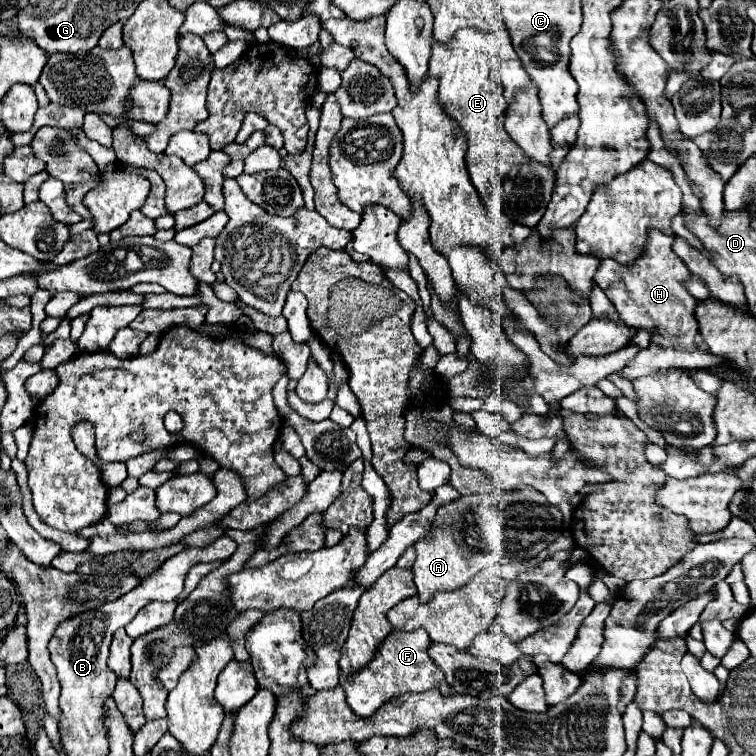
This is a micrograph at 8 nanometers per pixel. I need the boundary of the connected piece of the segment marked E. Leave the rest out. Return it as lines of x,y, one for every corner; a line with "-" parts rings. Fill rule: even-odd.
462,28
446,44
436,40
432,42
428,74
440,78
440,104
464,130
464,138
468,142
466,166
470,180
480,194
480,200
484,204
502,204
502,210
510,220
532,228
540,222
540,216
544,216
556,182
556,172
552,172
552,168
546,164
530,160
528,156
524,160
522,150
510,140
504,128
504,86
490,68
494,66
492,60
496,56
498,40
494,34
476,28

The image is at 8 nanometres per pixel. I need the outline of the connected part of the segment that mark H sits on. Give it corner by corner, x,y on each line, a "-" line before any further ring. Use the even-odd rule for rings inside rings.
660,230
648,232
648,244
644,252
632,264
620,264
616,260
602,260
596,270
594,282
604,290
610,302
616,306
620,318
632,328
644,328
657,334
657,343
663,346
683,347
691,350
695,347
694,336
688,330
698,330
694,308
698,300
686,292
682,280
690,278
686,264
672,252
672,236
666,236
-
666,334
666,335
661,335
-
680,334
686,334
682,337

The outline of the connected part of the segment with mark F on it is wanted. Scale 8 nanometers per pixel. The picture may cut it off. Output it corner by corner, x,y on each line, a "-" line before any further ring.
392,630
390,636
386,636
376,652
374,658
358,672
354,674
340,674
340,686
346,692
346,702
348,706
362,718
372,716
384,702
406,694
406,692
422,692
422,690
432,690
438,688
446,692
446,696
456,694
452,686
448,686
444,672
436,668
434,660
428,656
432,640
426,630
412,630
412,632
402,632
402,630

